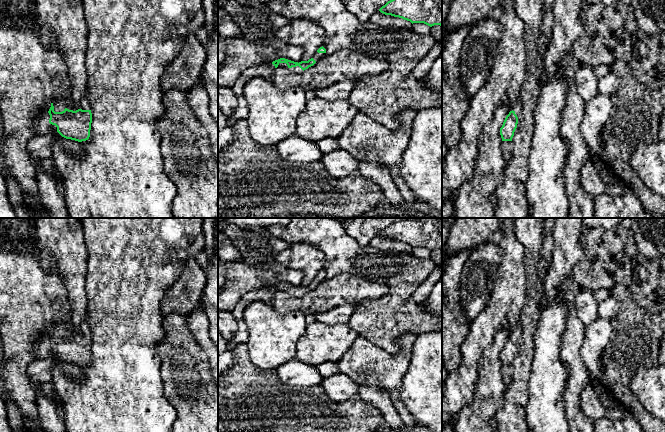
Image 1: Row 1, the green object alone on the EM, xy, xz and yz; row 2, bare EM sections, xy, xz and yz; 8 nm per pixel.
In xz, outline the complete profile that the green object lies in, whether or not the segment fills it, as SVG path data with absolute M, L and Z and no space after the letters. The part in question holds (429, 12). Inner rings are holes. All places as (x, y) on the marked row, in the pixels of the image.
M390 0L379 11L413 23L442 26L442 0Z

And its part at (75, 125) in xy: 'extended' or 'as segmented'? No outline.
extended

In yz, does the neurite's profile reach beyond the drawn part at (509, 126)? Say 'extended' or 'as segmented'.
extended

